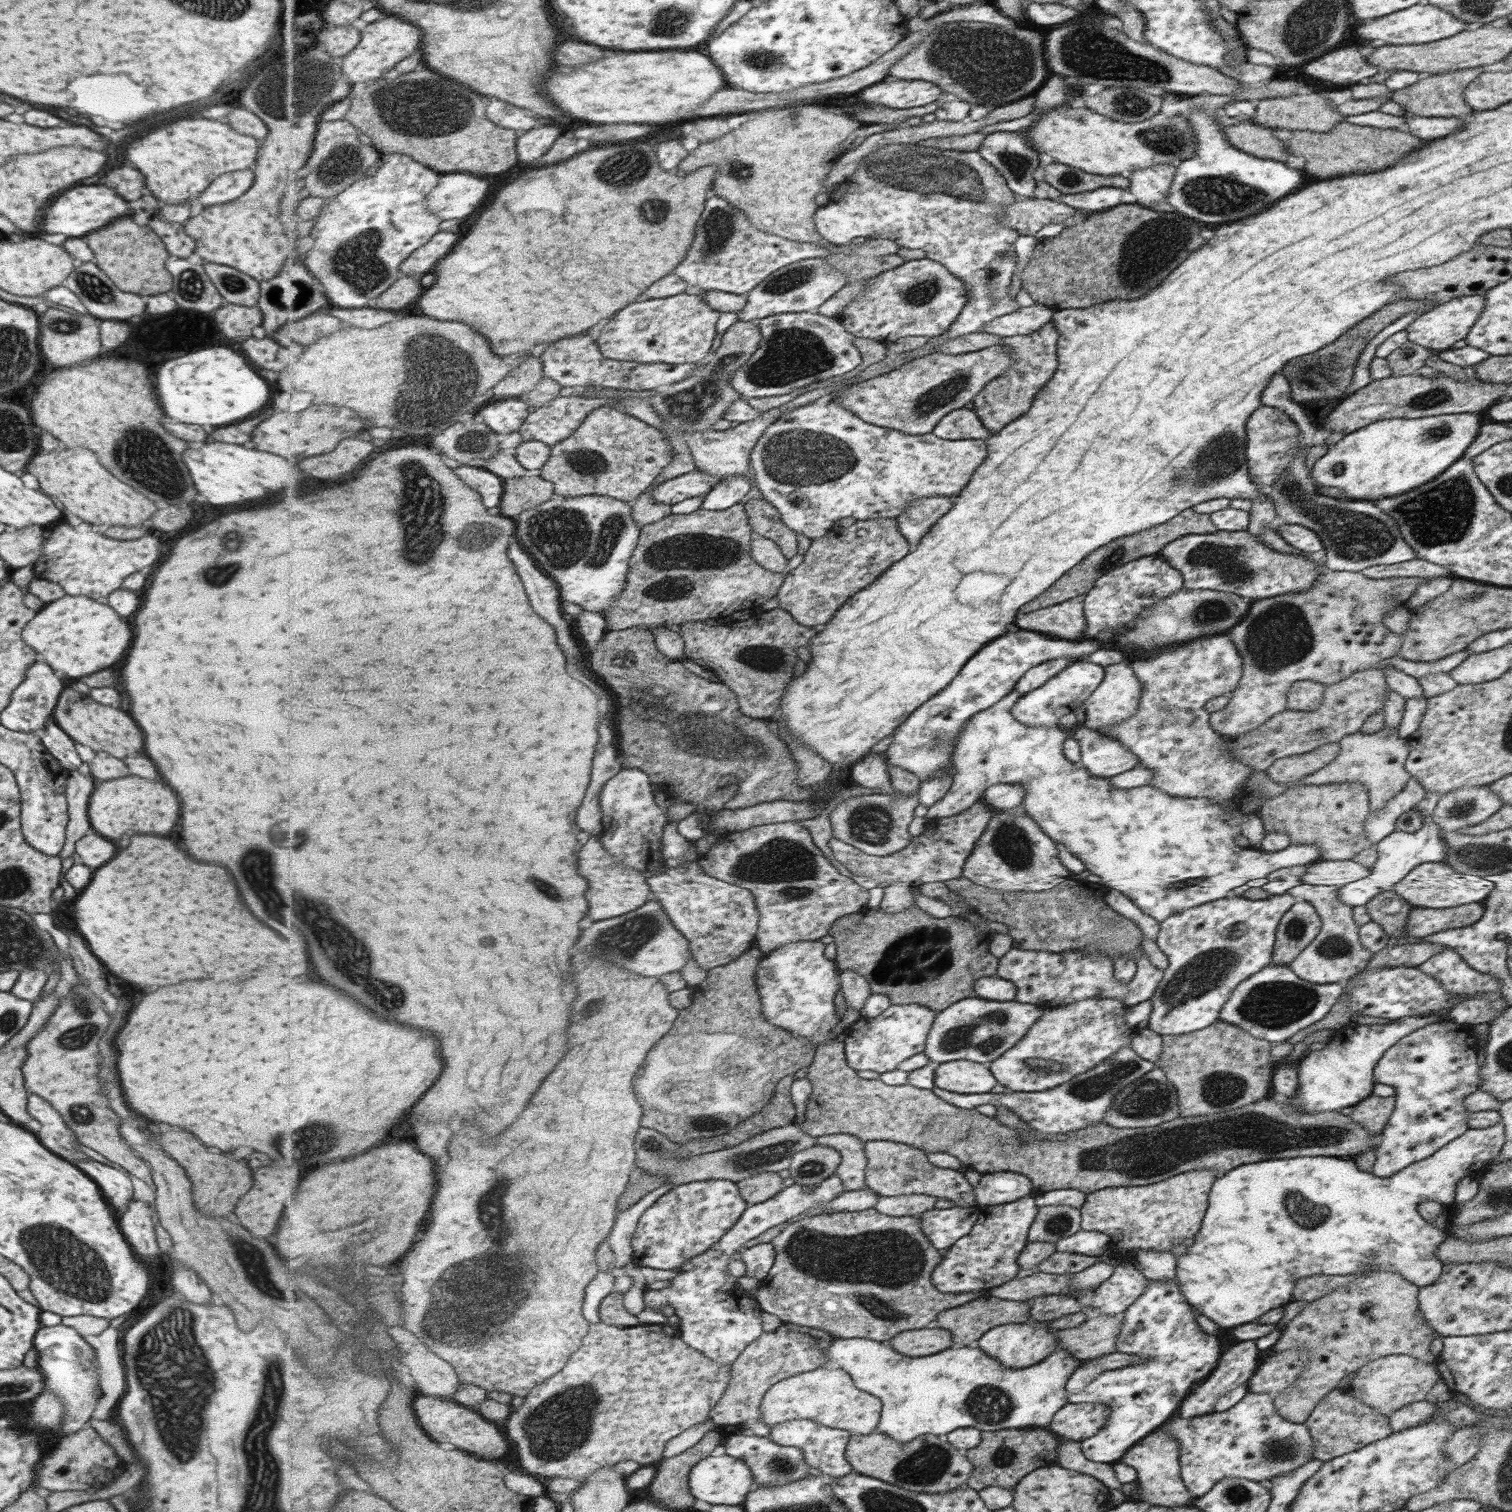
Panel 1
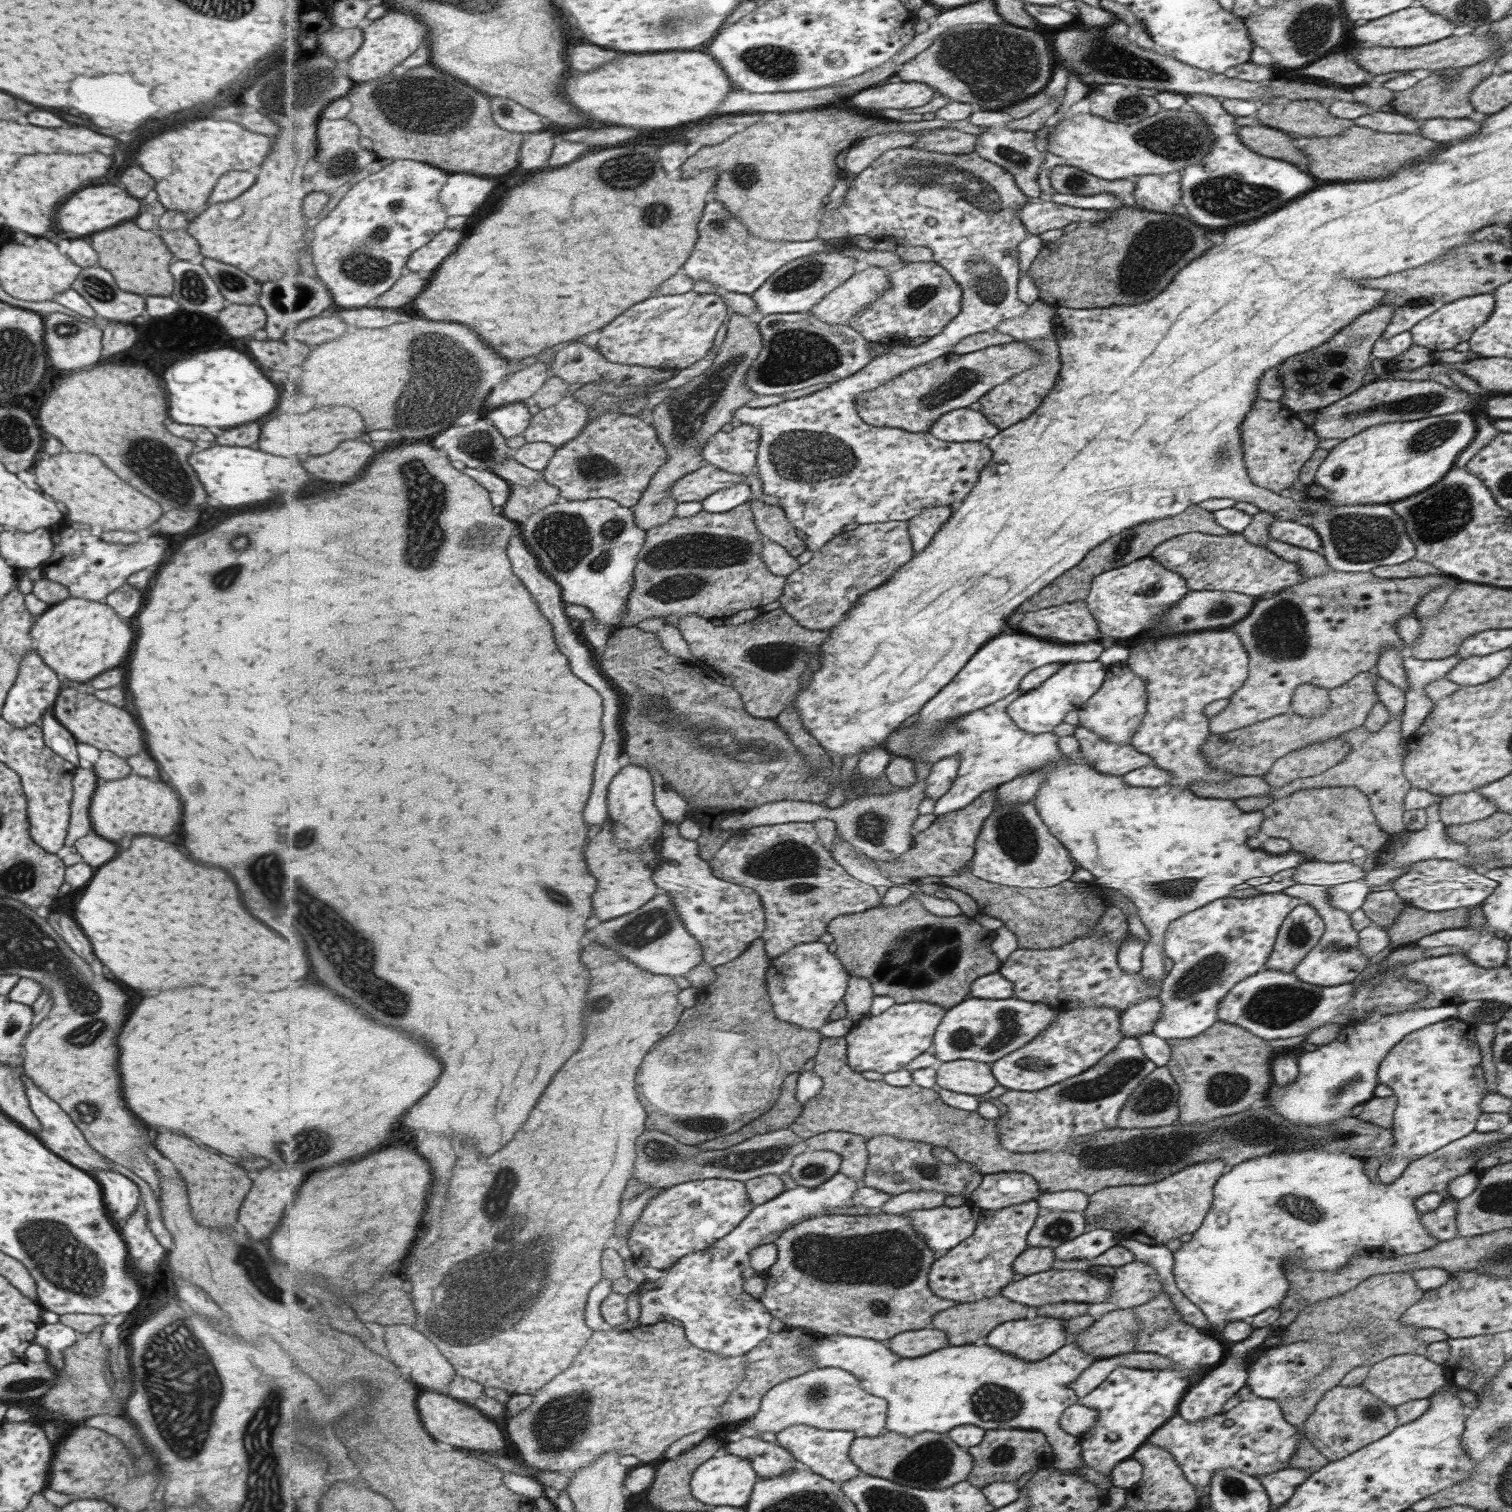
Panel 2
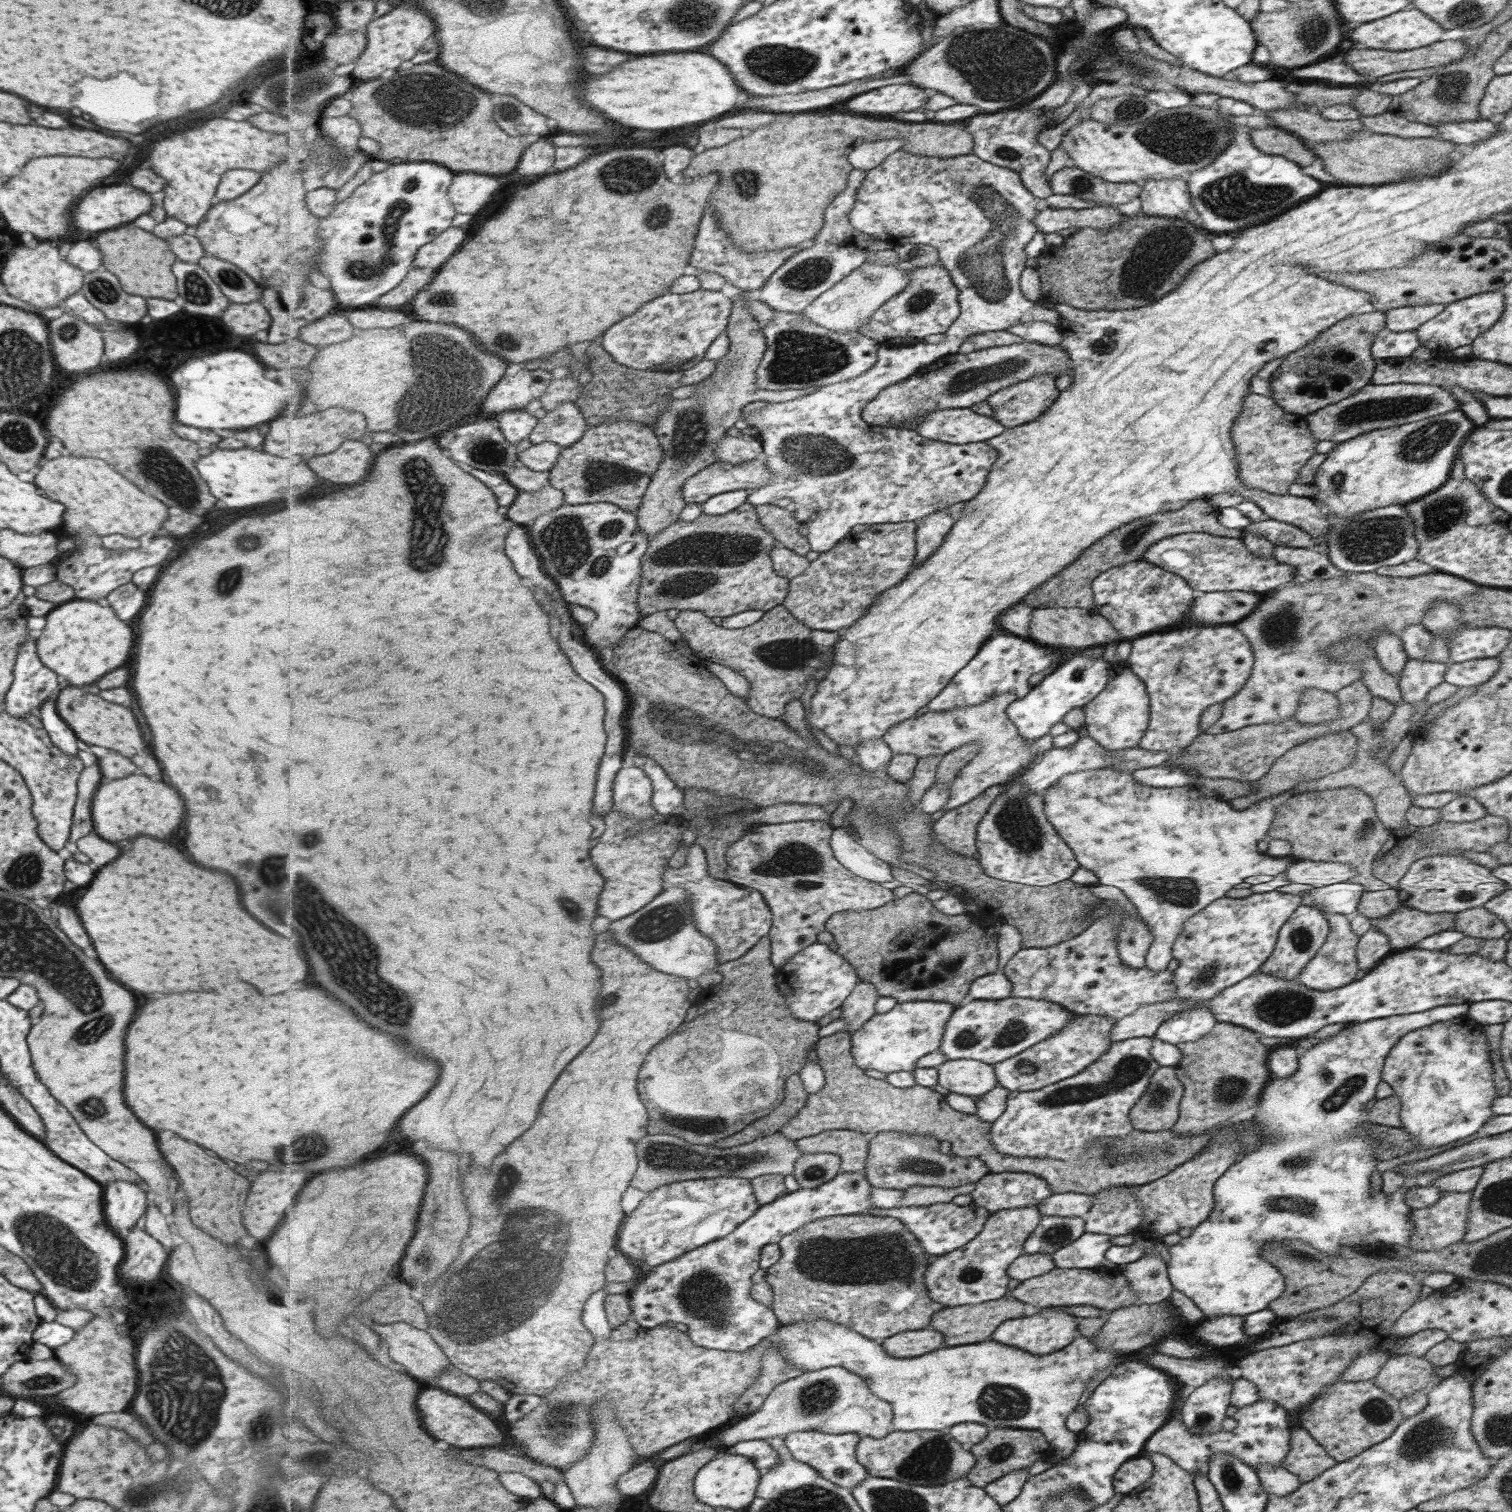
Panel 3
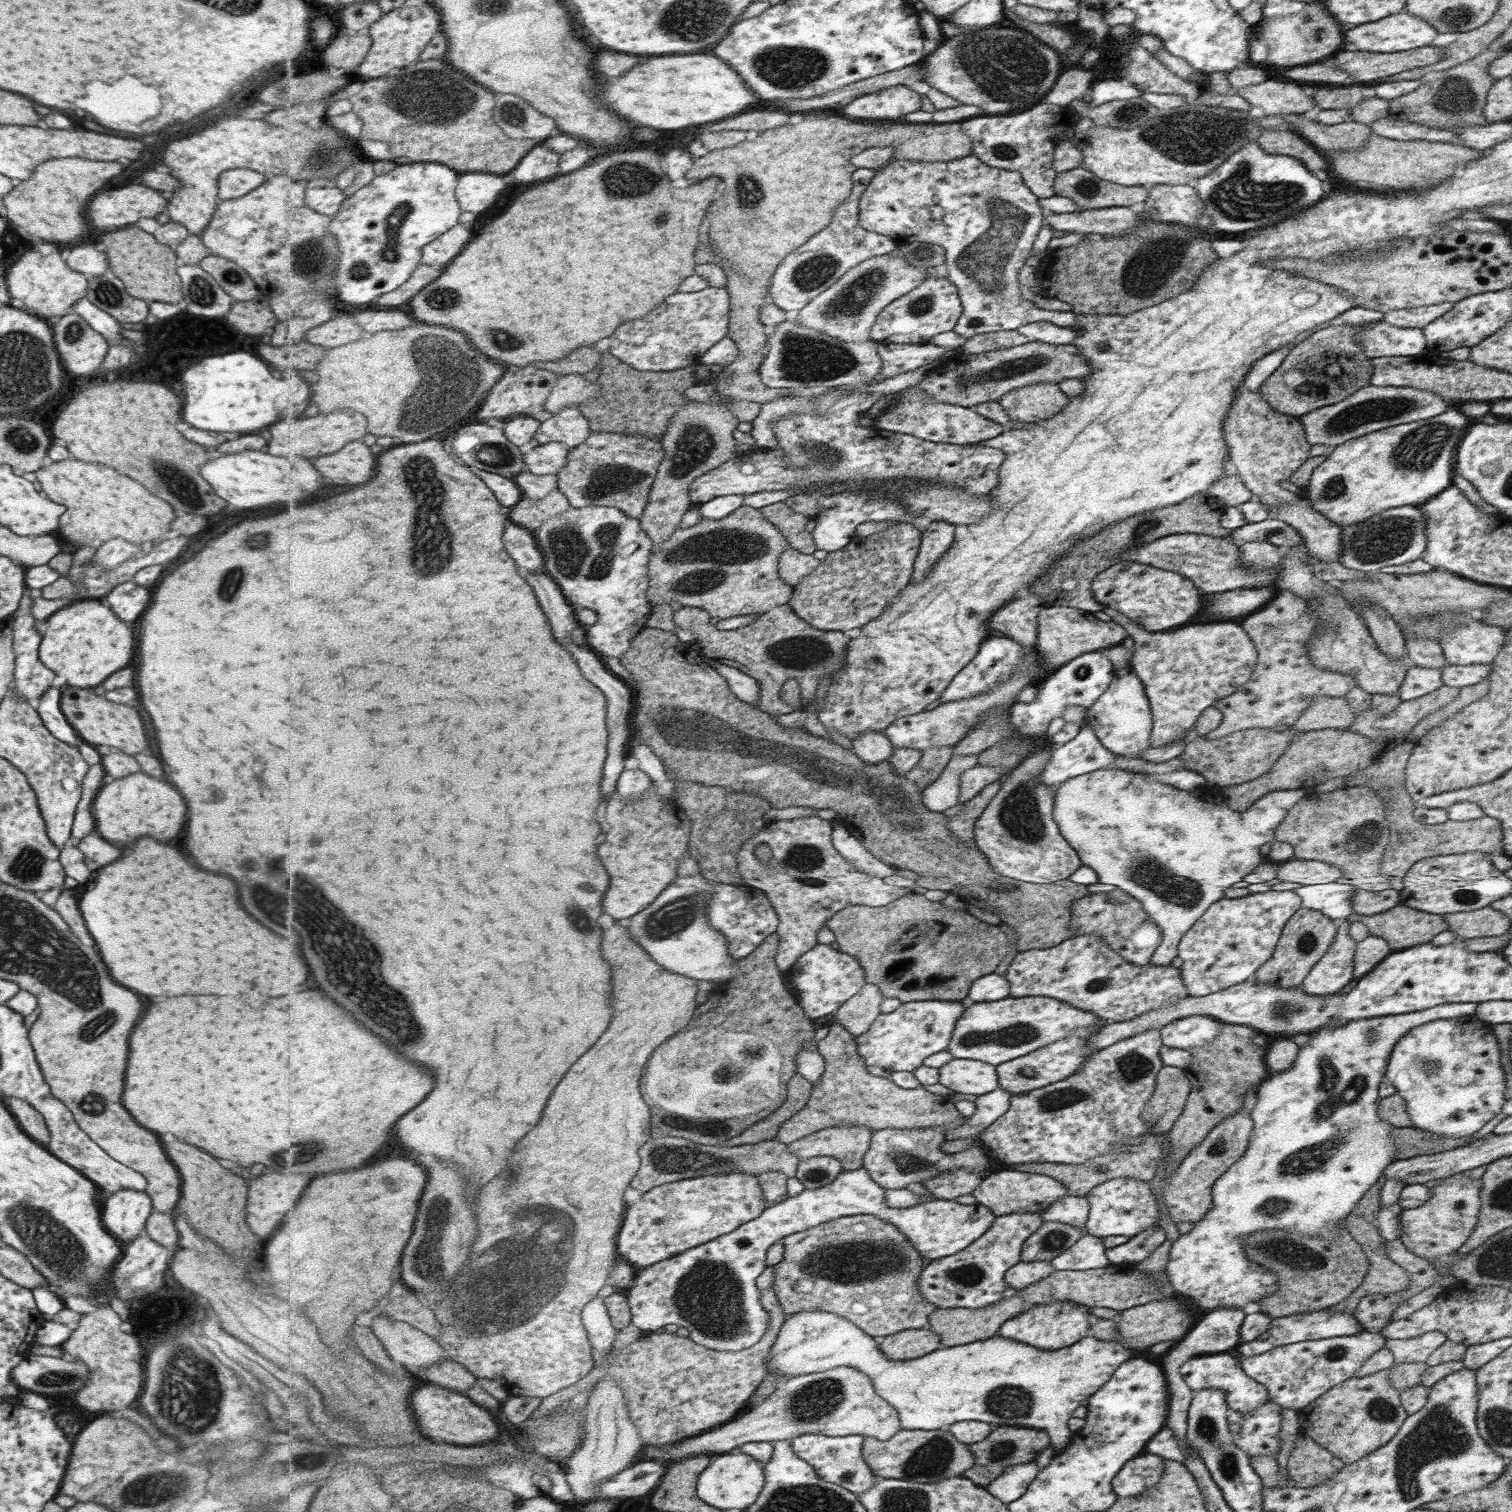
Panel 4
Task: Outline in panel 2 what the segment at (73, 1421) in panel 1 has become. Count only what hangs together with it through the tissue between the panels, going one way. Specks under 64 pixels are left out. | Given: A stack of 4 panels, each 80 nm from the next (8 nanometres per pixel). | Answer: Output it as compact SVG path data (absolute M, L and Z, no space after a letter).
M57 1322L55 1324L39 1324L32 1342L45 1348L46 1361L55 1369L56 1375L61 1374L62 1358L61 1351L74 1343L79 1334L71 1328Z

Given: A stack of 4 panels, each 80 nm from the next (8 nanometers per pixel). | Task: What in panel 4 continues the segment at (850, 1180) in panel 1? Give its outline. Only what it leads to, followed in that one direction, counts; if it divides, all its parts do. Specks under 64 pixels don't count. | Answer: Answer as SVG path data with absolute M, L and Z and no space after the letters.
M867 1126L829 1127L795 1141L790 1150L803 1160L813 1156L833 1156L842 1162L845 1171L857 1170L864 1166L873 1135L874 1130Z

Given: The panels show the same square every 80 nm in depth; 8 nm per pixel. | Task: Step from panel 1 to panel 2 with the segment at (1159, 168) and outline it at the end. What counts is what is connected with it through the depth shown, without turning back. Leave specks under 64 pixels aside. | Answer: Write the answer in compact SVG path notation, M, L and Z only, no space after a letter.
M1170 172L1169 174L1148 174L1137 176L1133 179L1135 190L1132 192L1137 208L1145 211L1168 213L1180 204L1180 173Z

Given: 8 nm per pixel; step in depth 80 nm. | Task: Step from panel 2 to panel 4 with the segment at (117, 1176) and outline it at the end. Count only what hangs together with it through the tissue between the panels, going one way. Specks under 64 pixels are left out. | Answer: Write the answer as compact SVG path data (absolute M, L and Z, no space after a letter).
M121 1189L101 1204L100 1219L106 1231L121 1245L144 1233L144 1224L152 1213L145 1191Z

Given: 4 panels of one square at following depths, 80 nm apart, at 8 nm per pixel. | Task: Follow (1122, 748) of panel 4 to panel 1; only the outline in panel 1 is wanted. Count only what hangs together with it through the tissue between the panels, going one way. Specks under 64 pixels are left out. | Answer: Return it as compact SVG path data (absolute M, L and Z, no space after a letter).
M1127 659L1119 663L1107 665L1104 668L1104 675L1097 688L1083 701L1081 708L1071 713L1080 725L1091 729L1108 728L1116 726L1122 720L1128 720L1137 712L1141 685L1134 675L1132 668L1128 665Z

